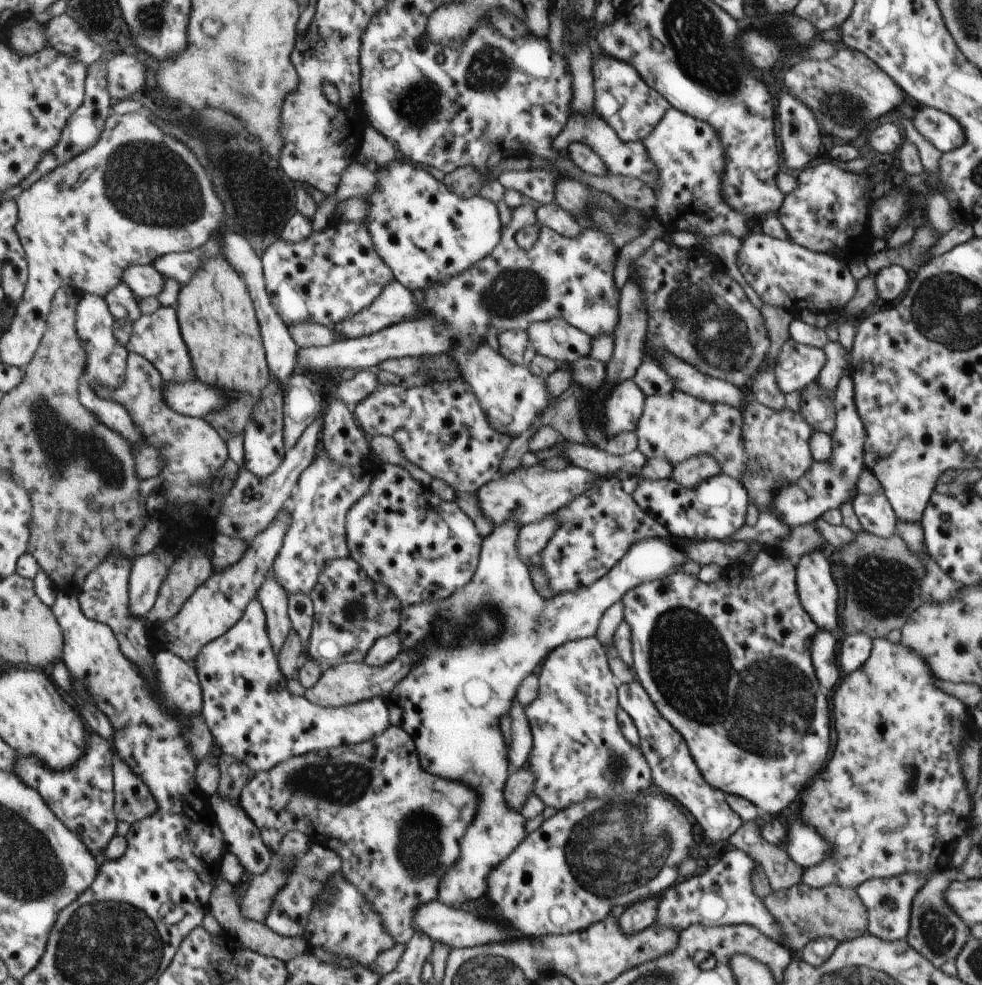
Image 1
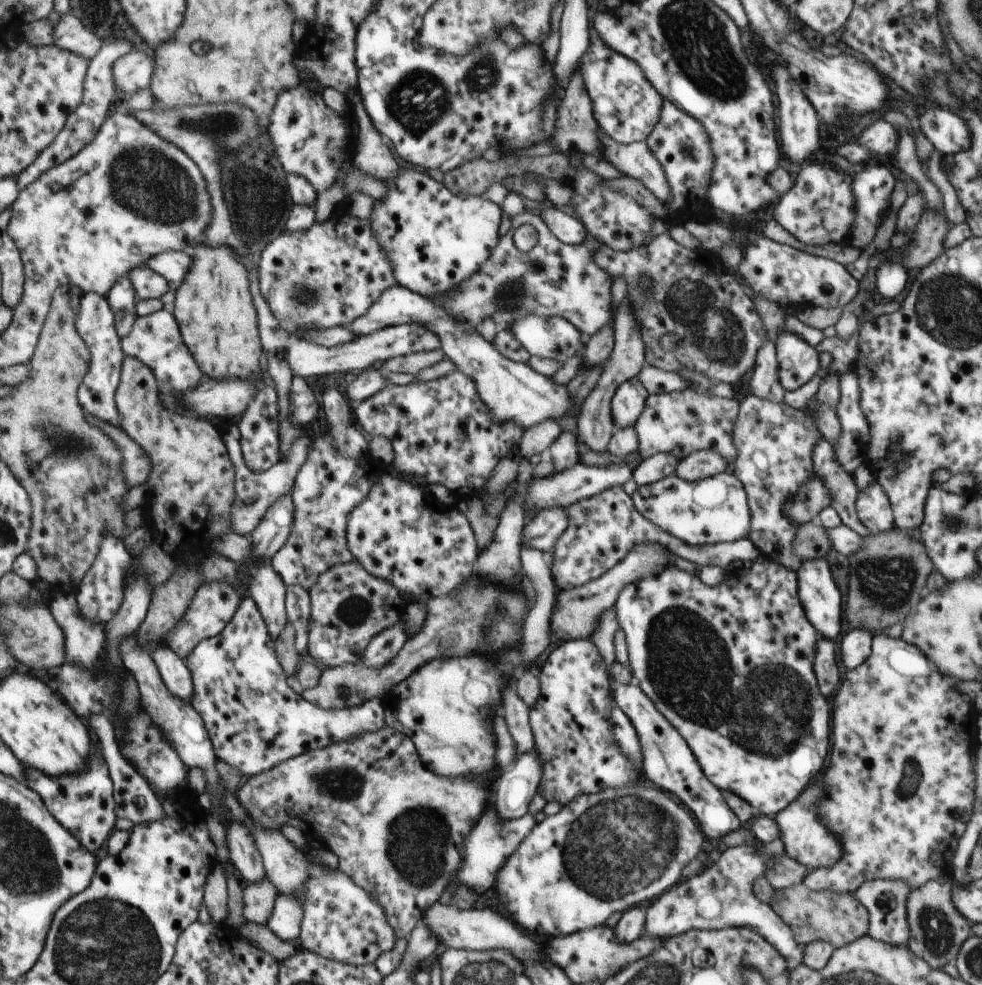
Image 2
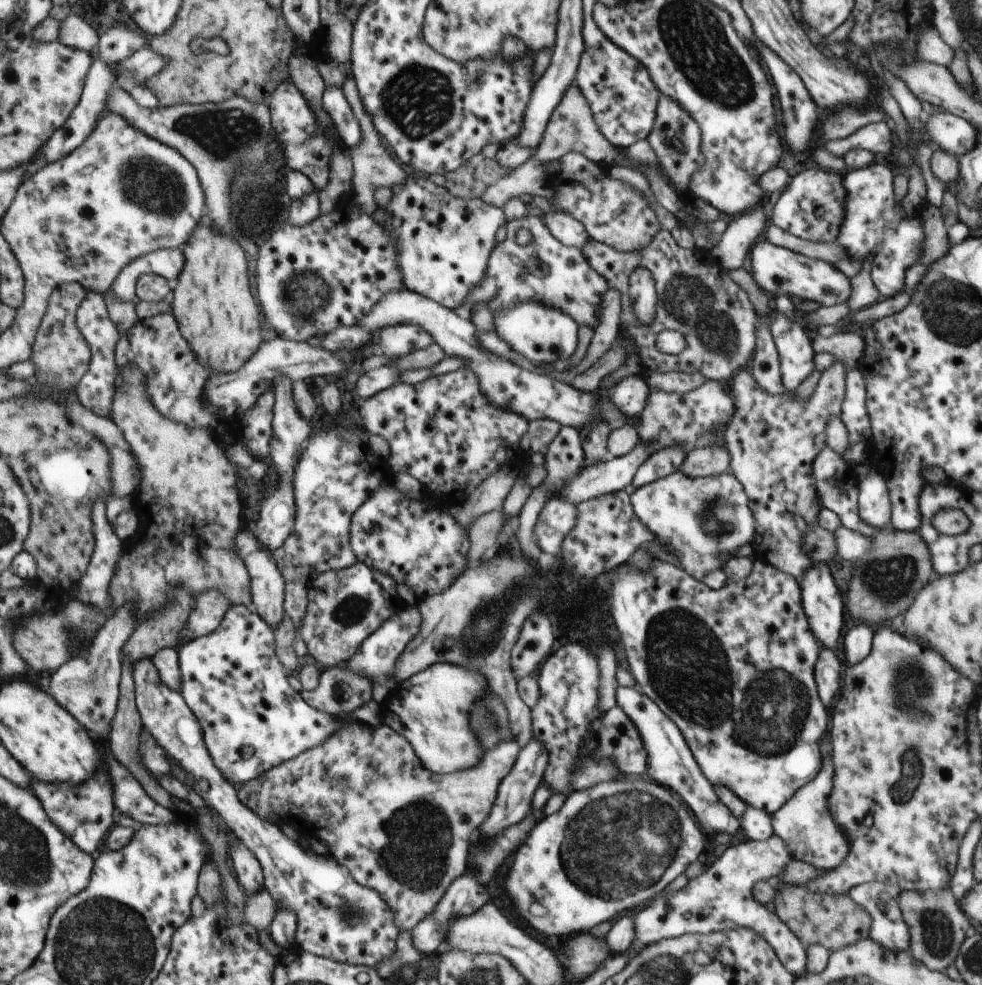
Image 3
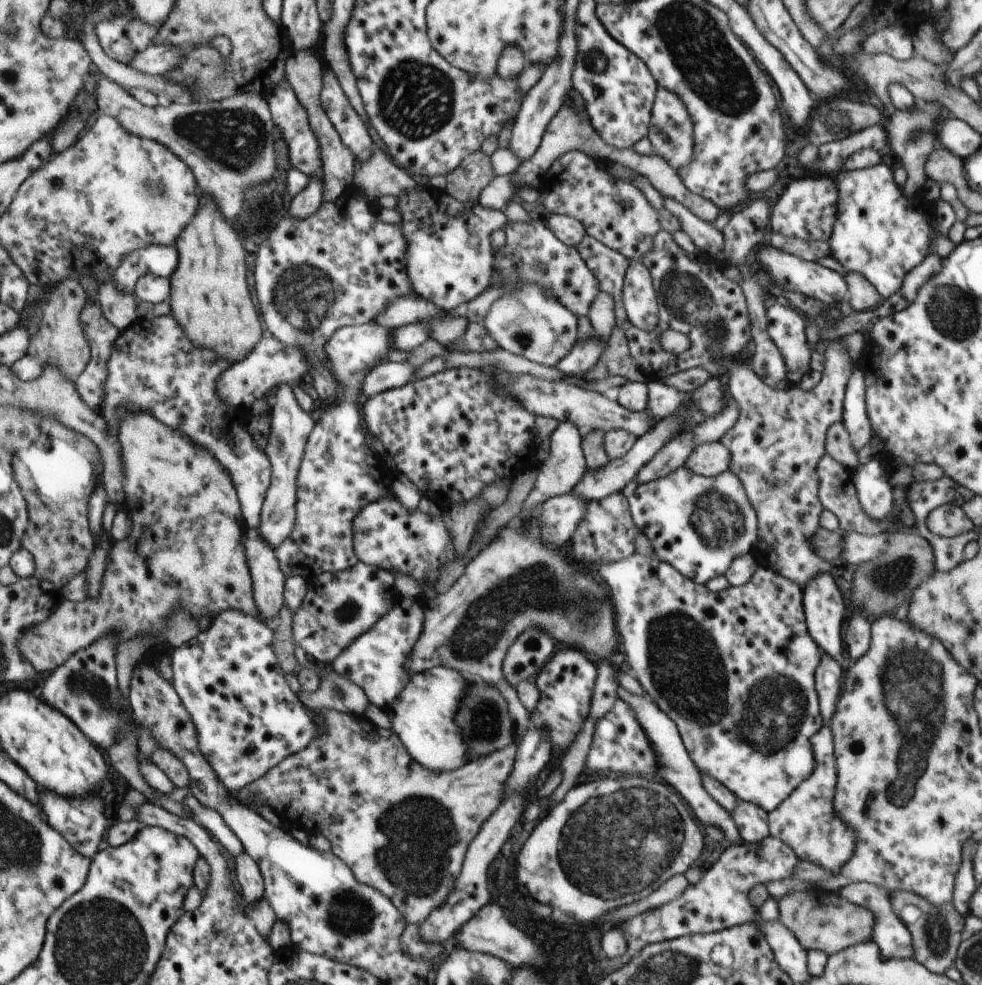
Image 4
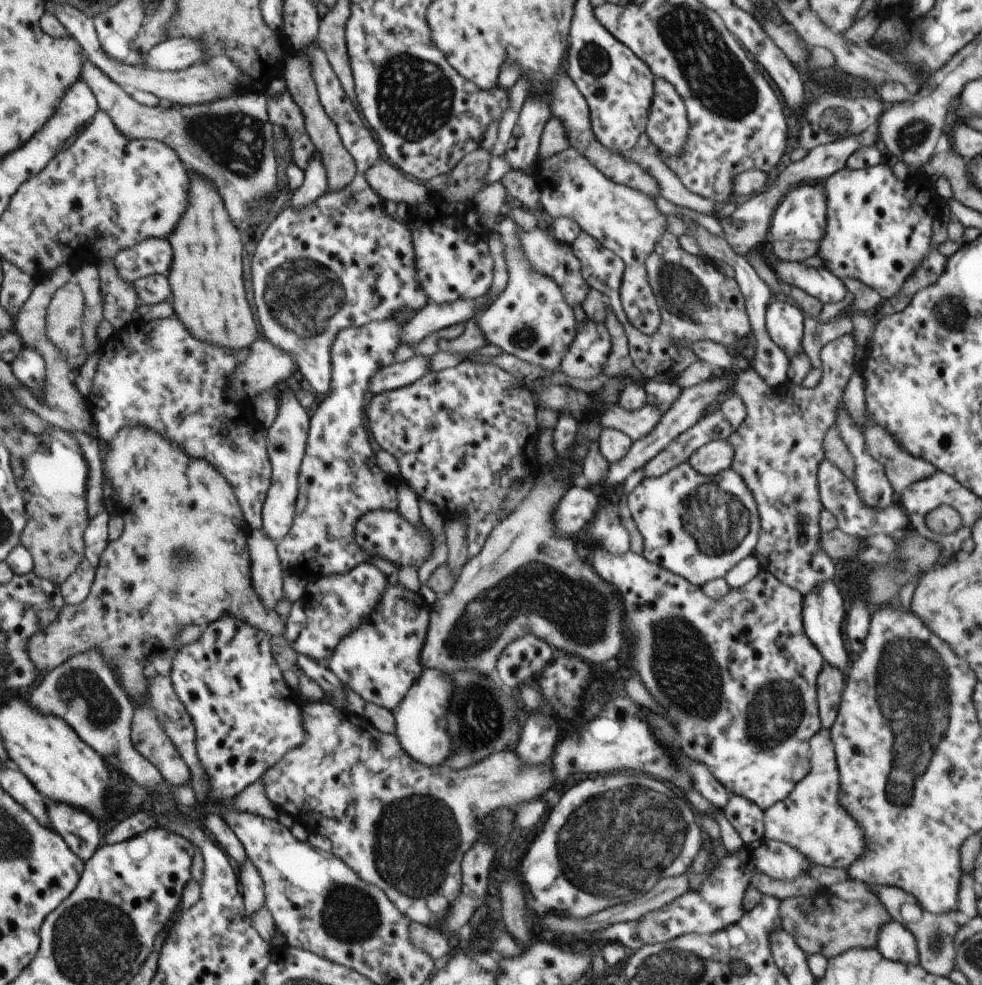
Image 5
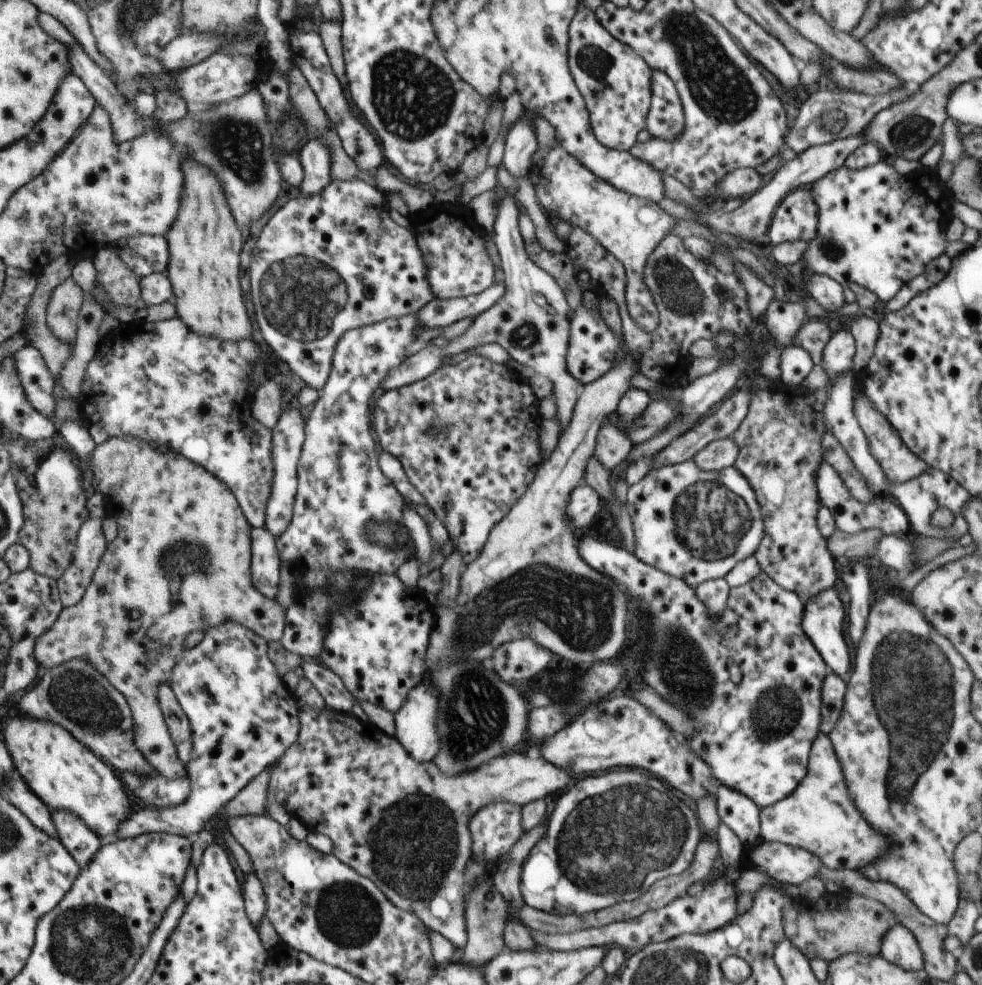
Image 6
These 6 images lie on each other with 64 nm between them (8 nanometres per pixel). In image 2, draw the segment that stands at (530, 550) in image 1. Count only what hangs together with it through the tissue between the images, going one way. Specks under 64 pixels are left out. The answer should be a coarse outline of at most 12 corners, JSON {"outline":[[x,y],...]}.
{"outline":[[566,506],[540,510],[522,530],[524,544],[551,553],[569,528]]}

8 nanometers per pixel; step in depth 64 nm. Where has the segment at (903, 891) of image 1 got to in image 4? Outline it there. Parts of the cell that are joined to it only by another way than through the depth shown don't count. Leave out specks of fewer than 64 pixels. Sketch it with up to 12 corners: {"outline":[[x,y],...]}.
{"outline":[[856,882],[842,898],[877,915],[873,942],[883,957],[914,958],[890,891]]}

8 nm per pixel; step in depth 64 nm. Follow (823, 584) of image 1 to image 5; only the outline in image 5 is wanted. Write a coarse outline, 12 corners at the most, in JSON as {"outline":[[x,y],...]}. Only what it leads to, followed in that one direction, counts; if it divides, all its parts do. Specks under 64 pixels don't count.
{"outline":[[834,582],[804,597],[805,634],[843,673],[847,618]]}

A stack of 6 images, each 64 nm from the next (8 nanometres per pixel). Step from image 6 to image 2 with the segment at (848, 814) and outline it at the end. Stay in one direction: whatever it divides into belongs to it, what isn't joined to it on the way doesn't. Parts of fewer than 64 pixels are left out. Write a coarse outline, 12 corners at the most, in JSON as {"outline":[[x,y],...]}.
{"outline":[[818,779],[774,817],[786,855],[834,866],[841,840],[821,820]]}

